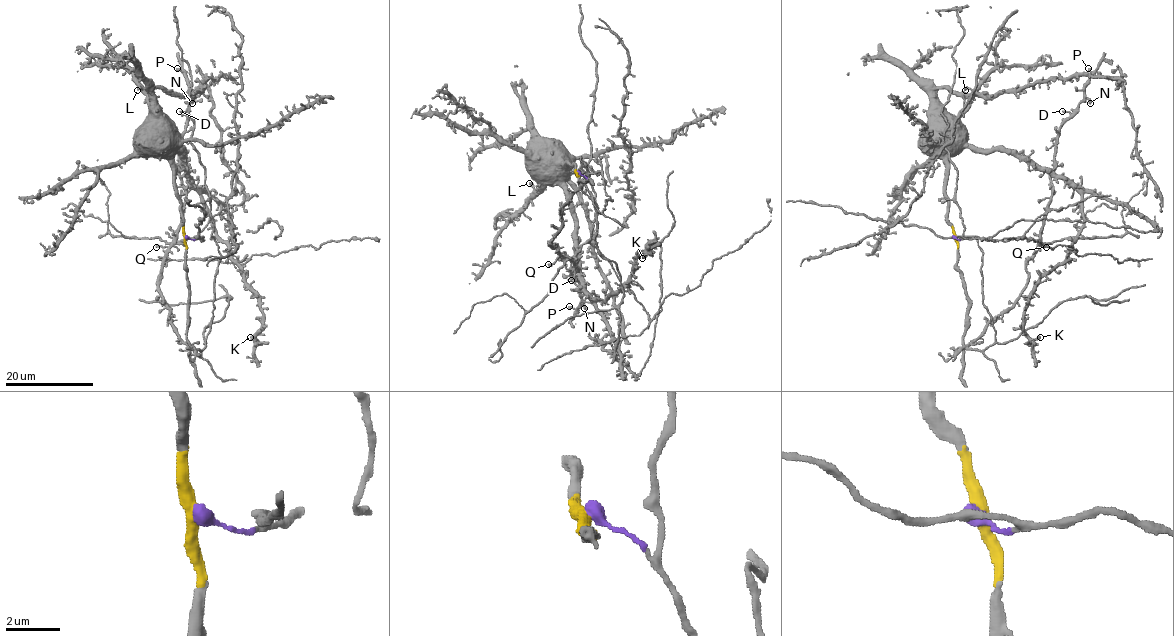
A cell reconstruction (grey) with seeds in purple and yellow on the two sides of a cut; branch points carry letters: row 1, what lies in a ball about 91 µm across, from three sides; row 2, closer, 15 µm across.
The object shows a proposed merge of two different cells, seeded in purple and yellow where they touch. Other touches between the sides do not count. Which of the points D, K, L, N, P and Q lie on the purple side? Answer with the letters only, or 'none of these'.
D, N, P, Q

